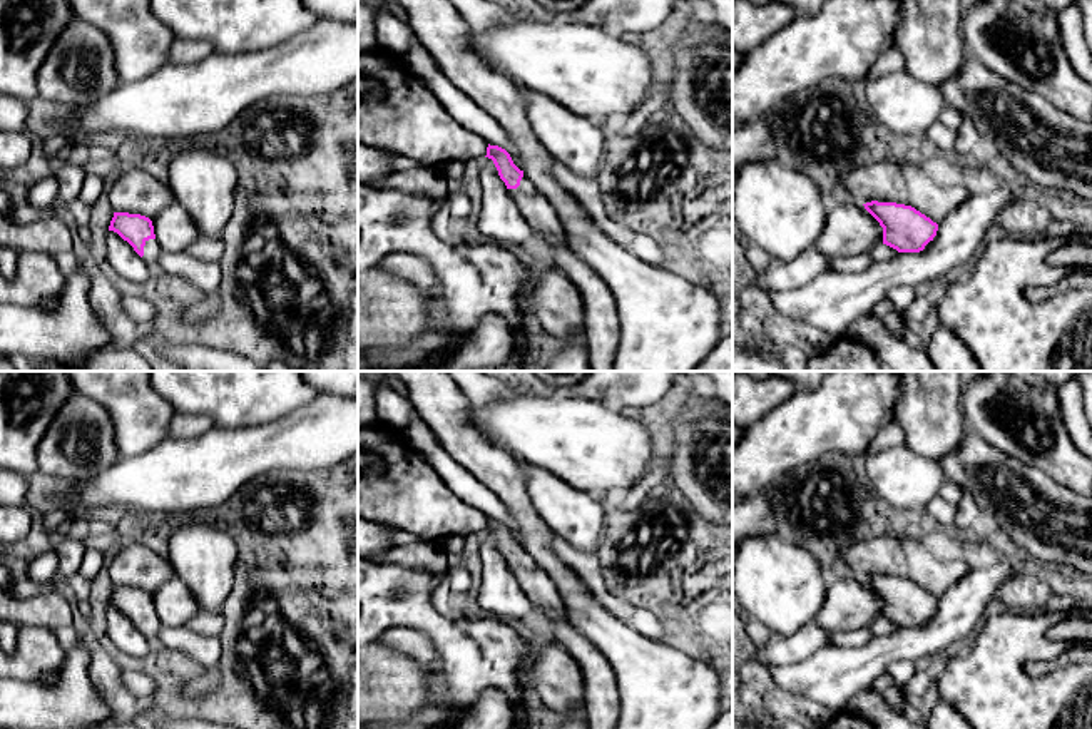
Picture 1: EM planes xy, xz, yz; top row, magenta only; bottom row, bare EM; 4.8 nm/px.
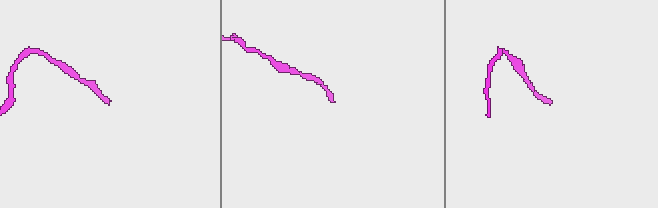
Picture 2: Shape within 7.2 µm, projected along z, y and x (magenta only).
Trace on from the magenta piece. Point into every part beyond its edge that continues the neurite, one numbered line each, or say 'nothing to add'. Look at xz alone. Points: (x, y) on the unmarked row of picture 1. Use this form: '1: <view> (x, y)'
1: xz (540, 591)

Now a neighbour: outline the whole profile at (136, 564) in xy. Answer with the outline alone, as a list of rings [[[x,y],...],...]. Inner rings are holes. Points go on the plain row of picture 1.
[[[127,537],[120,538],[112,552],[109,575],[114,587],[140,589],[154,594],[174,577],[174,567],[152,542]]]

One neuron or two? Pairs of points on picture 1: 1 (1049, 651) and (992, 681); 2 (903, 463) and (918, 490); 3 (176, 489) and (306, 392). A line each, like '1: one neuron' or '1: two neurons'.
1: one neuron
2: one neuron
3: two neurons

